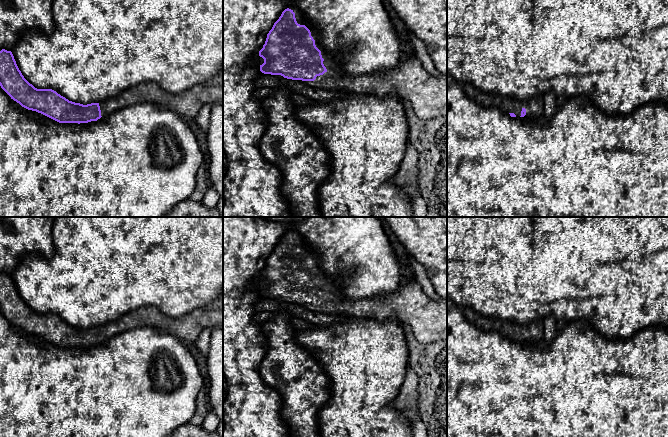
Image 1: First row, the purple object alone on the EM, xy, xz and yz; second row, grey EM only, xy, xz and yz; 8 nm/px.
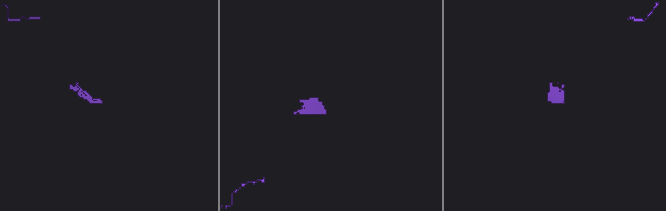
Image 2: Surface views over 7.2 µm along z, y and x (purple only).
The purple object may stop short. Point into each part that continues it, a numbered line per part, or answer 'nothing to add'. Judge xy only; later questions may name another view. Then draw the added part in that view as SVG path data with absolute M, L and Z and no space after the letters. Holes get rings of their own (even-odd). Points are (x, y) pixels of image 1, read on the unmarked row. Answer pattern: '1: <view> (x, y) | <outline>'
1: xy (187, 328) | M214 306L196 309L178 318L169 317L154 307L141 307L100 326L101 340L141 327L169 333L181 342L195 343L206 329L223 326L223 310Z

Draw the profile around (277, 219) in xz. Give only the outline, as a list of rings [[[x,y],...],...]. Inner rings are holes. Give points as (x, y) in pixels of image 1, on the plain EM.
[[[263,217],[265,219],[282,222],[282,223],[294,223],[303,220],[306,217]]]

